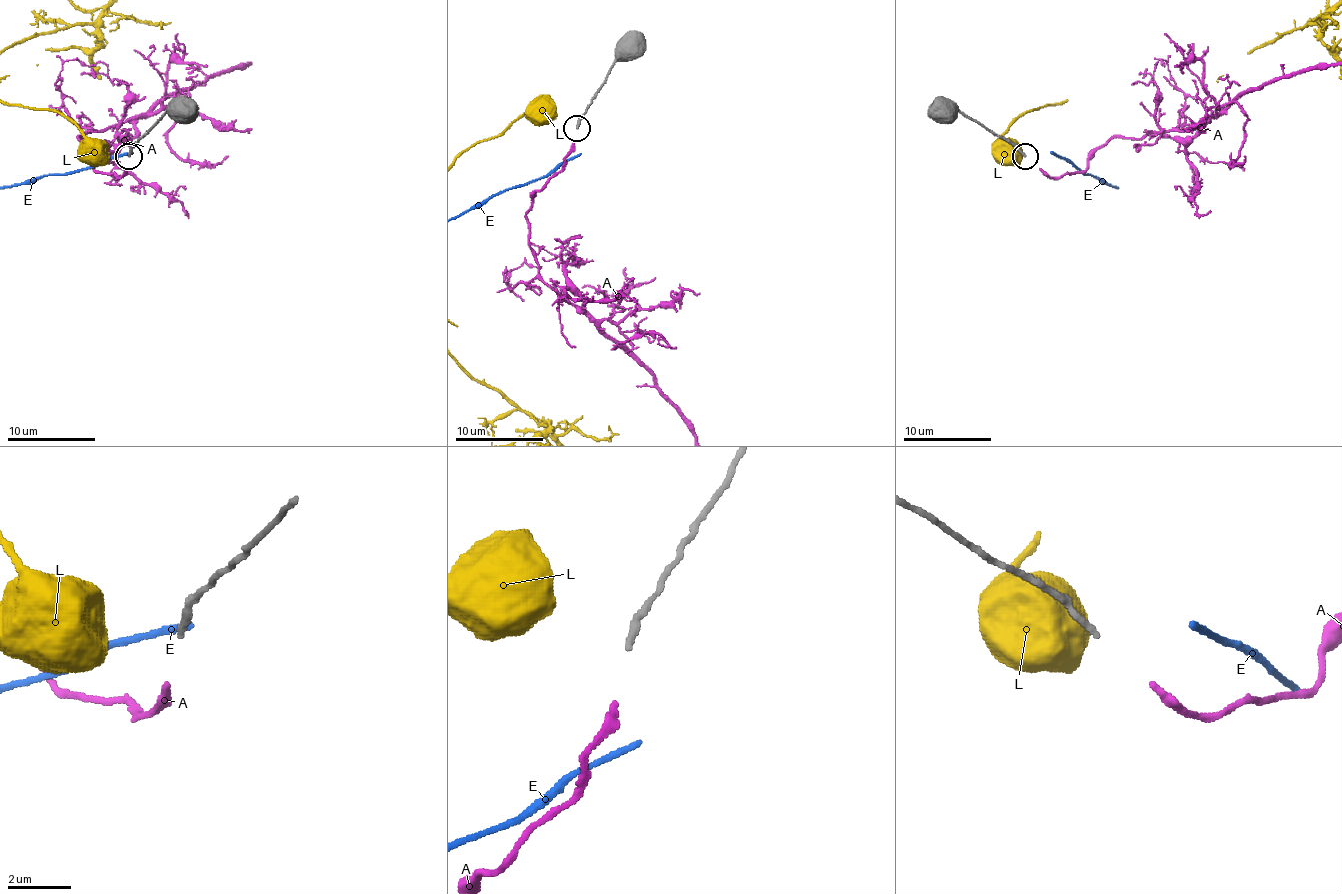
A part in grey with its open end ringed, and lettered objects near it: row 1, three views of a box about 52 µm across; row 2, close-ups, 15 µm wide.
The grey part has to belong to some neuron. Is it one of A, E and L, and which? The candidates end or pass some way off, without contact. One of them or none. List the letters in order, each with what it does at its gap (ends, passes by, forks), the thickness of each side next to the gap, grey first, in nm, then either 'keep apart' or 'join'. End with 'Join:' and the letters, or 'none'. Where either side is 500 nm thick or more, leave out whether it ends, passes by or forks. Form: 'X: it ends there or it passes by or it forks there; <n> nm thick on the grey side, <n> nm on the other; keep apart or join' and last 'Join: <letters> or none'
A: it ends there; 180 nm thick on the grey side, 240 nm on the other; keep apart
E: it ends there; 180 nm thick on the grey side, 200 nm on the other; keep apart
L: 180 nm thick on the grey side, 950 nm on the other; keep apart
Join: none

